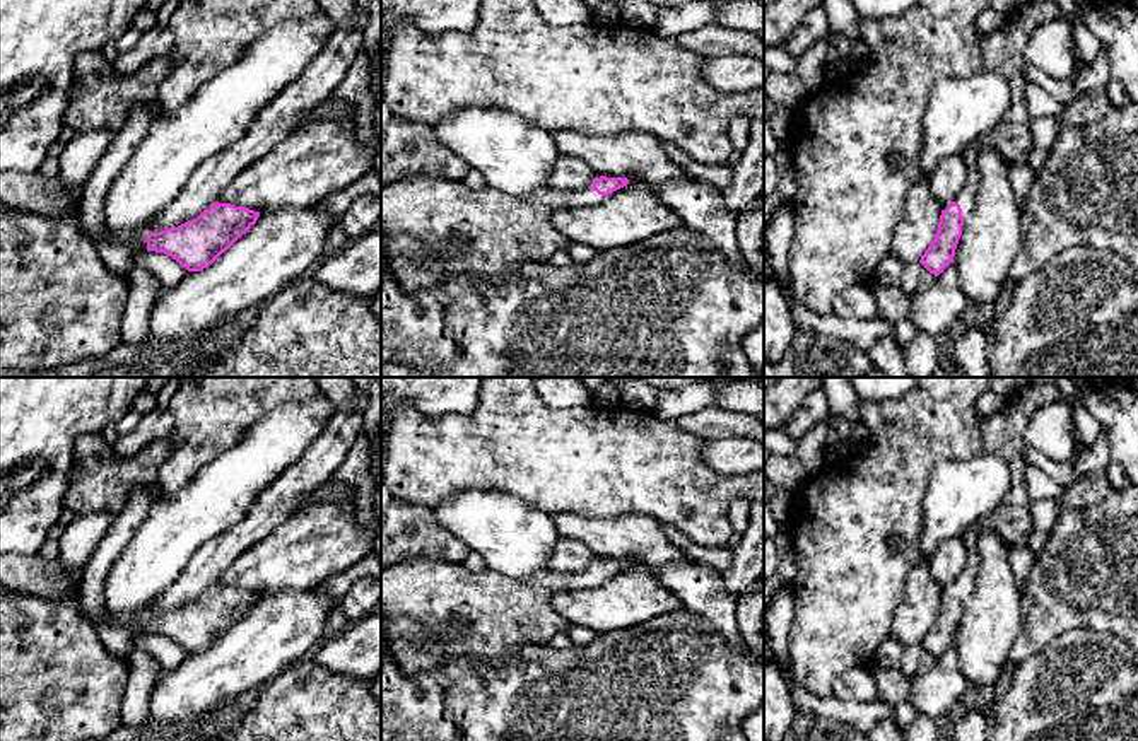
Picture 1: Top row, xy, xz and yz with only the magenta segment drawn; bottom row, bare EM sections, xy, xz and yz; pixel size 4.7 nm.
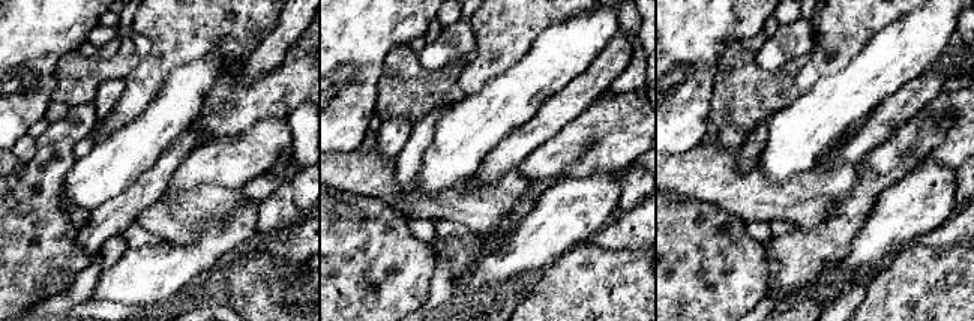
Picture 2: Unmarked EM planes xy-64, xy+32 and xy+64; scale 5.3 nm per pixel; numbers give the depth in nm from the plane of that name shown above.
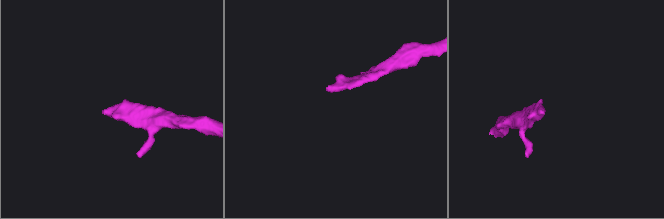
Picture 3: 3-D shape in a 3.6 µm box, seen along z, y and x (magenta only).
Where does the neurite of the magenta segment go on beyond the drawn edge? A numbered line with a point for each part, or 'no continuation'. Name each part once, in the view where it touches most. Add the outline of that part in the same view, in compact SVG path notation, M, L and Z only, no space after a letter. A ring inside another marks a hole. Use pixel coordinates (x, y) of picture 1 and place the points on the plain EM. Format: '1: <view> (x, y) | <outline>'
1: xz (434, 610) | M427 557L405 558L381 570L381 613L384 615L386 644L407 674L436 671L449 657L470 657L480 662L509 659L526 644L547 645L555 633L571 627L554 608L552 596L559 591L593 589L605 582L590 563L581 572L540 570L528 579L511 579L490 569L472 572L461 563Z

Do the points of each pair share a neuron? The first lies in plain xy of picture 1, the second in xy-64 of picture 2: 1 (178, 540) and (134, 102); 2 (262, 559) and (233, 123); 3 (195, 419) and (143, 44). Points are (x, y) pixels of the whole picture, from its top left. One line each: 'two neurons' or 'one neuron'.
1: two neurons
2: two neurons
3: two neurons

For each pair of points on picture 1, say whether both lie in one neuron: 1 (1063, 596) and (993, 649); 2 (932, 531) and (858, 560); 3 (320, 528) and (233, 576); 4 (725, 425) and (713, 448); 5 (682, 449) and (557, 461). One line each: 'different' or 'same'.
1: different
2: different
3: same
4: different
5: same

